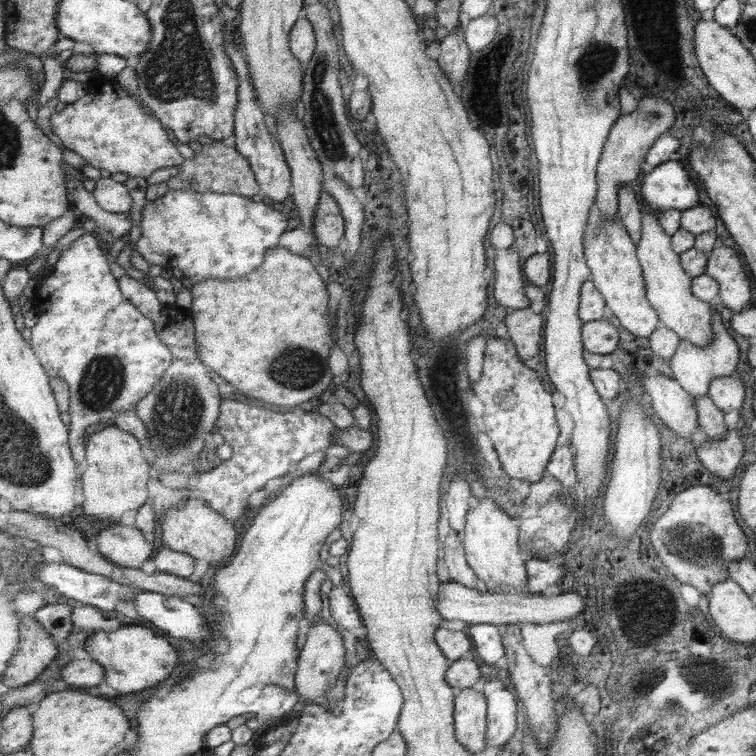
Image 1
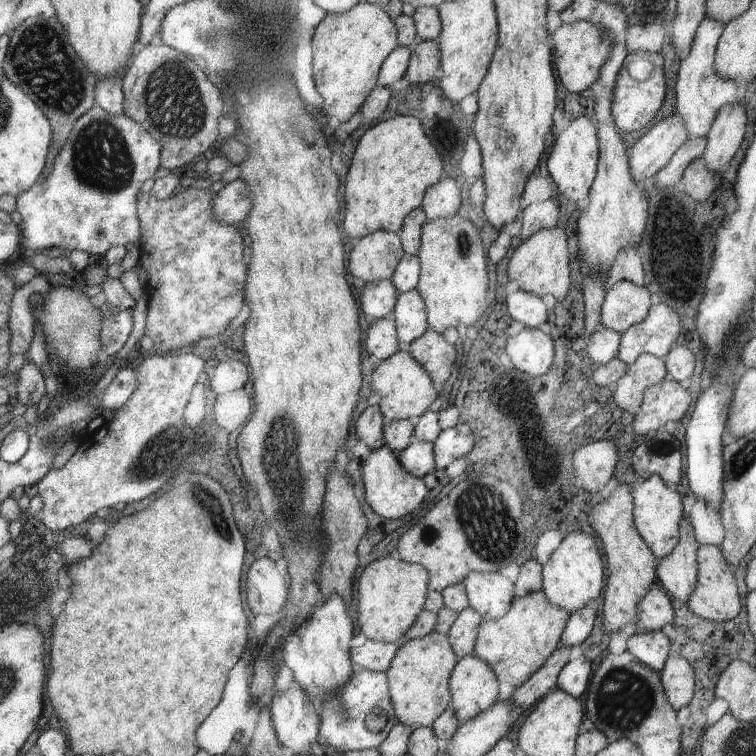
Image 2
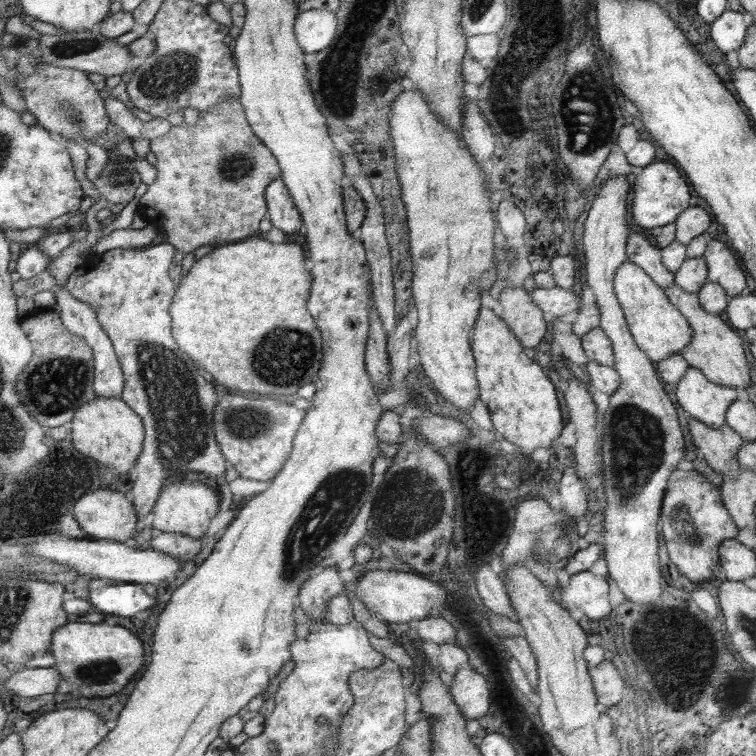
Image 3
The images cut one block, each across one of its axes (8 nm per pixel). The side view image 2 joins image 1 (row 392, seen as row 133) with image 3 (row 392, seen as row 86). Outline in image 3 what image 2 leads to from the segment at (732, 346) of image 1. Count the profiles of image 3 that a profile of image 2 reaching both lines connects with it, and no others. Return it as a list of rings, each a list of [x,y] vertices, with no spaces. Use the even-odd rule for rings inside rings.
[[[689,368],[675,388],[677,404],[689,418],[701,420],[711,428],[725,424],[725,414],[735,404],[737,390],[707,380],[697,368]]]

